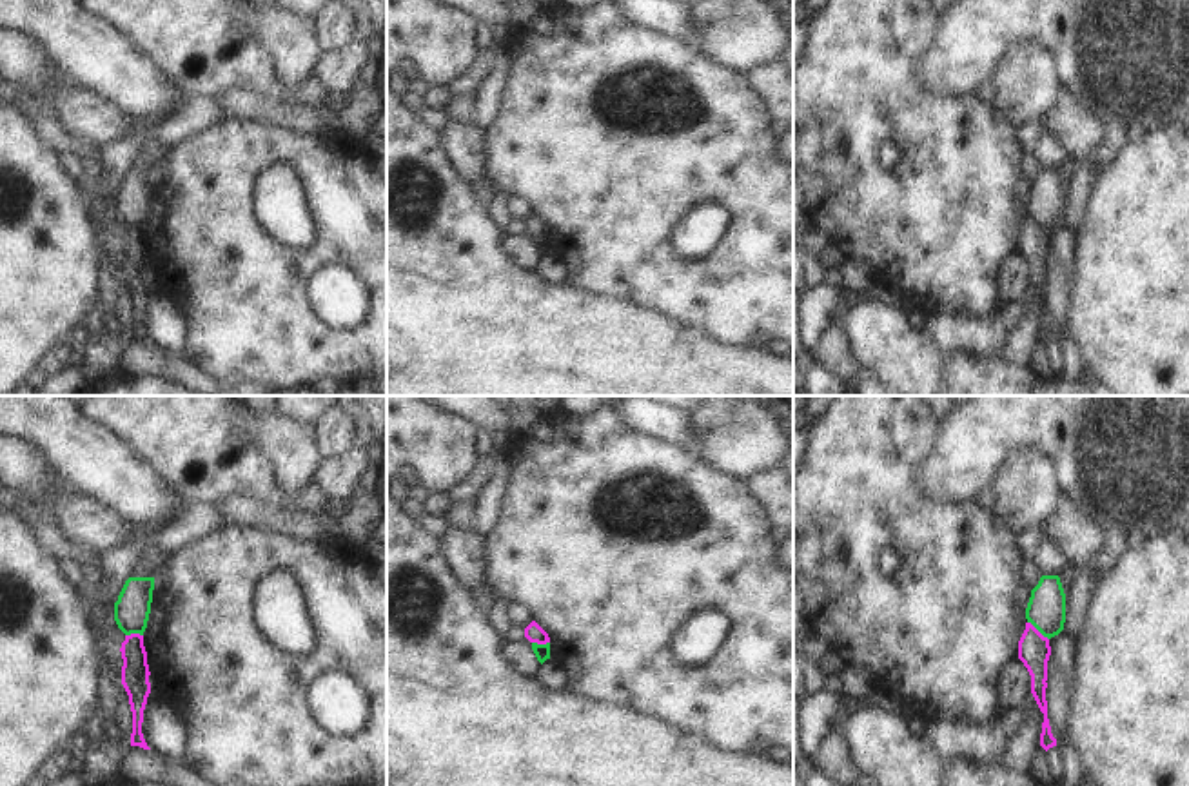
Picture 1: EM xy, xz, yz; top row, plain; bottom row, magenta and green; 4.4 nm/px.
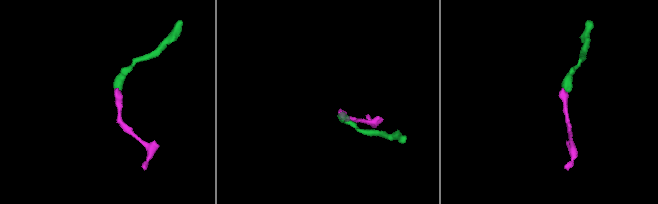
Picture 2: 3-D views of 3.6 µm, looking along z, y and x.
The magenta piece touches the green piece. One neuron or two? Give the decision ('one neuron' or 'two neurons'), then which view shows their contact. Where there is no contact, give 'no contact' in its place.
two neurons | yz

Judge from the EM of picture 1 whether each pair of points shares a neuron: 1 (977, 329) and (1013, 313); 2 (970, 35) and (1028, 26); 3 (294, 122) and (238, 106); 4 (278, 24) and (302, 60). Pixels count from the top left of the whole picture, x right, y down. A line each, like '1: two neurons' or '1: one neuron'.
1: one neuron
2: one neuron
3: one neuron
4: one neuron

